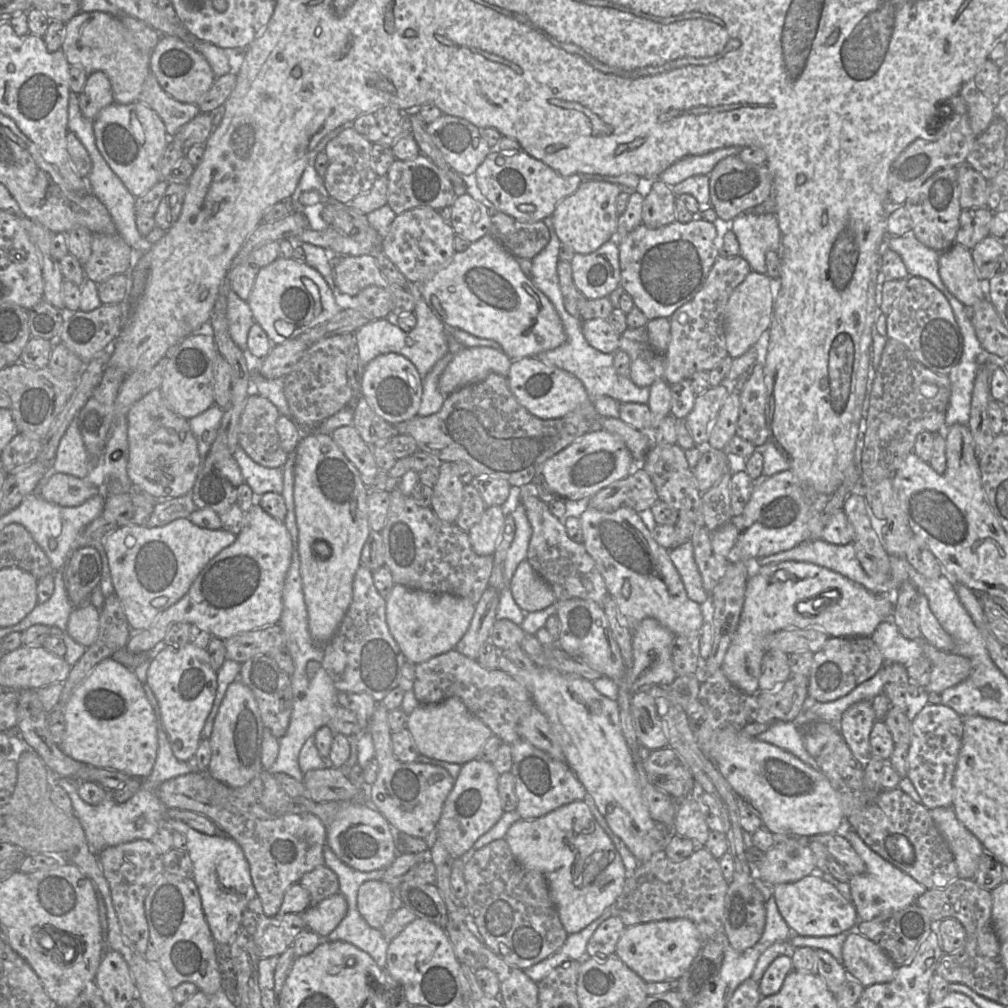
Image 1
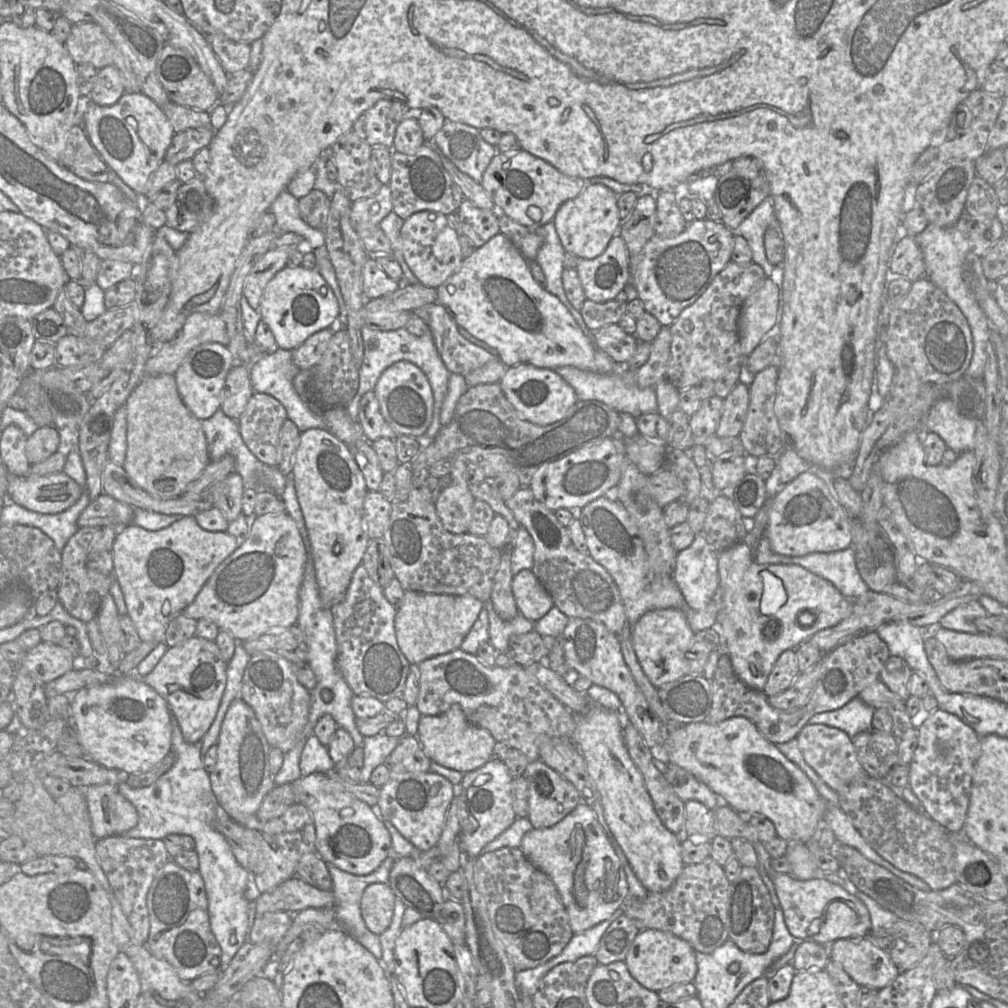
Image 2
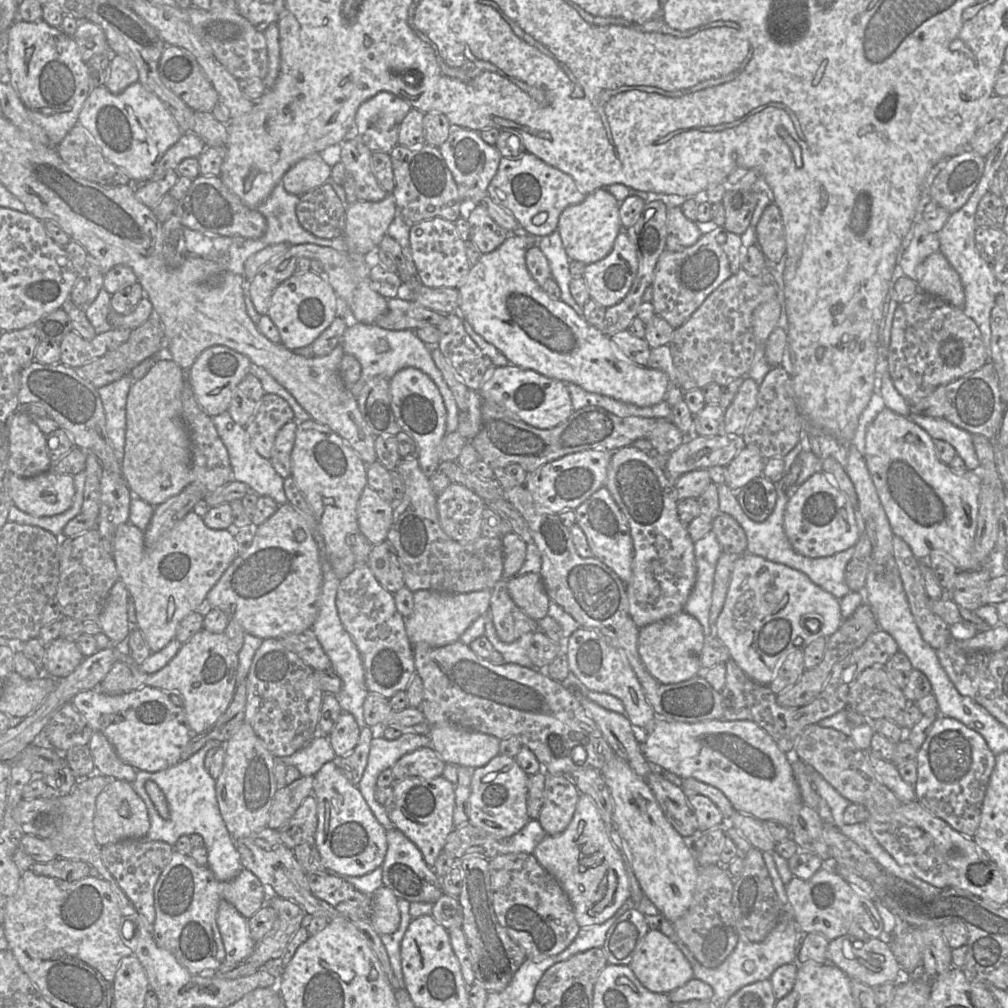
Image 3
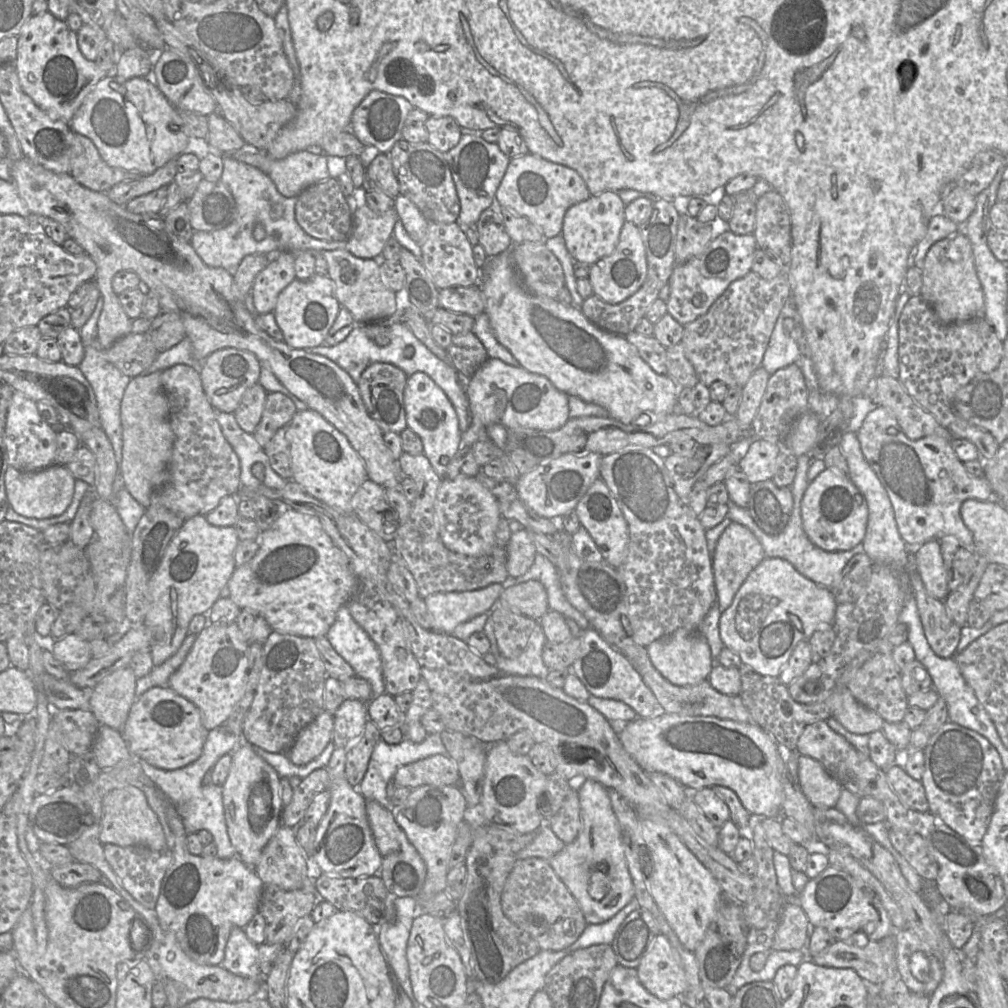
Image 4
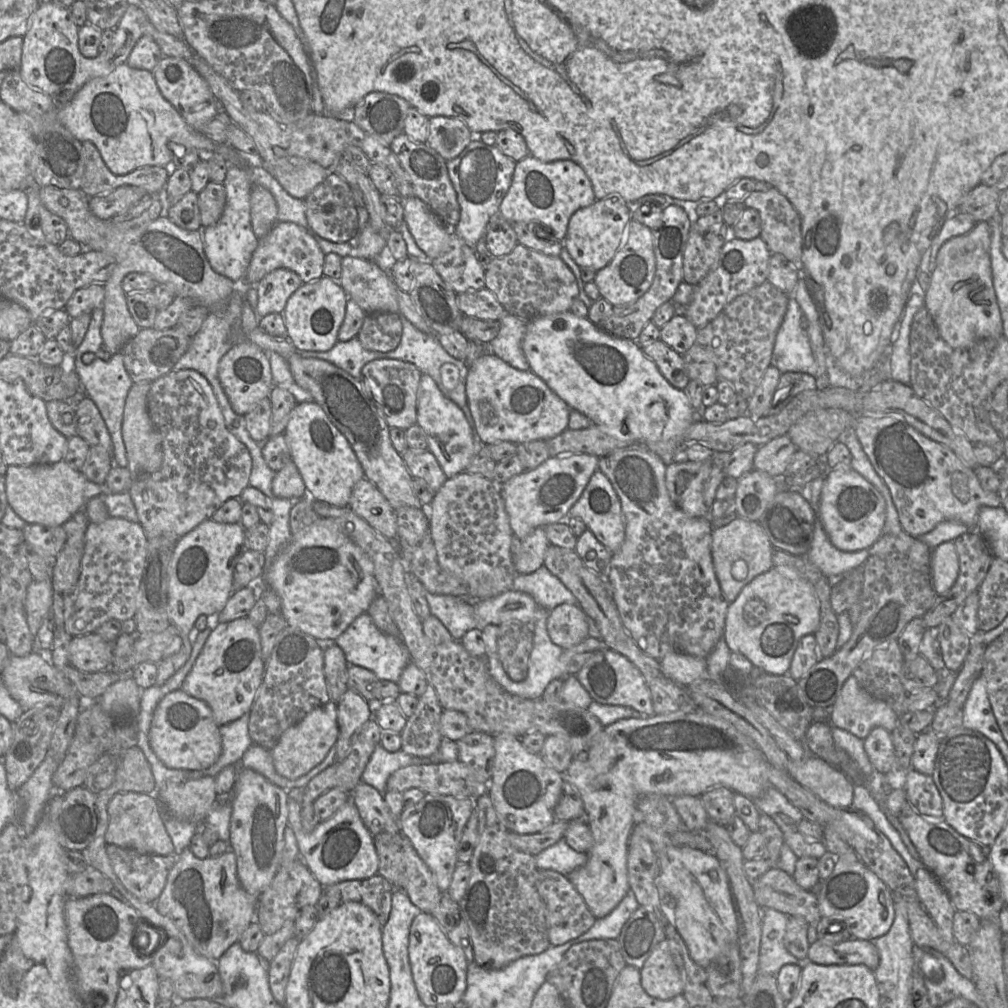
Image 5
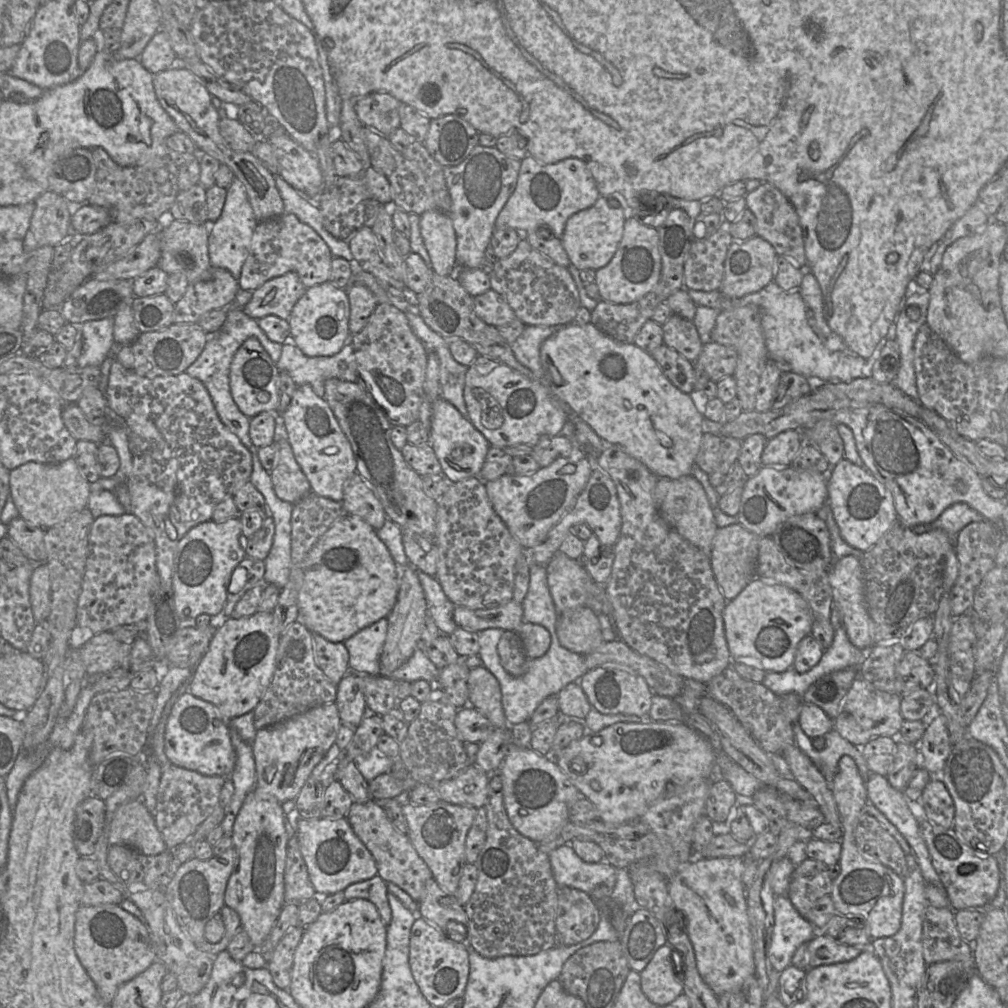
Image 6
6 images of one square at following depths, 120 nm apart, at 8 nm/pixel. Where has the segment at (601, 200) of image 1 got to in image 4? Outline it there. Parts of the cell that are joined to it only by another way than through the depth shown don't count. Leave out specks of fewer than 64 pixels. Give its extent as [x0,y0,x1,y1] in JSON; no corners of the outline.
[562,191,625,265]

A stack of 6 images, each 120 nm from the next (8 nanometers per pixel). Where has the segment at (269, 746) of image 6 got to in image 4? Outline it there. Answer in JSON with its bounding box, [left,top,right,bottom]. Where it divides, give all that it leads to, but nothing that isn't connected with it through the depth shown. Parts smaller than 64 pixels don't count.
[287,711,334,766]

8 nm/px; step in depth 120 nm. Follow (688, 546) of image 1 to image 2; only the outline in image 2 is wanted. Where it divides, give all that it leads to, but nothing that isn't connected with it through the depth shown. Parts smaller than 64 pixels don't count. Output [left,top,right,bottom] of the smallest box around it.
[674,531,719,610]

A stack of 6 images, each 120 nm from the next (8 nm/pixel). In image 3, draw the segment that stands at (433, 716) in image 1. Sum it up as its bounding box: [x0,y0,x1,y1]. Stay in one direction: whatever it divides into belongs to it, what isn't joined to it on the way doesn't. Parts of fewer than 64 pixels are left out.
[428,725,501,768]

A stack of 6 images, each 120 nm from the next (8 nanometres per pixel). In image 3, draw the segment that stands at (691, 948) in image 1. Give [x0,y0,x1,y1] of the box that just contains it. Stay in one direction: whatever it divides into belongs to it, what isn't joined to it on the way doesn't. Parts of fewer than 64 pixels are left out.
[629,929,694,994]

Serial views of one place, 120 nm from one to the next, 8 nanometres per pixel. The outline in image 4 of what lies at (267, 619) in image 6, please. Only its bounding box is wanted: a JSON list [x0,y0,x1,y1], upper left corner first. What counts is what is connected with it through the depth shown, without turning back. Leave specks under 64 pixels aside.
[168,622,250,731]

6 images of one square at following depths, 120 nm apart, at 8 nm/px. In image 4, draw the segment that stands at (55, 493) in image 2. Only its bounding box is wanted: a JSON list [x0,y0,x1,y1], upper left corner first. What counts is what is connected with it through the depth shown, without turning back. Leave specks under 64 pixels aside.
[5,464,76,519]

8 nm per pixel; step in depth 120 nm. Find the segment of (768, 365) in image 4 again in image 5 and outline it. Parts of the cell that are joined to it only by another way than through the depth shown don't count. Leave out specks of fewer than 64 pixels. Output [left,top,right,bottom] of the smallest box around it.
[771,296,817,376]

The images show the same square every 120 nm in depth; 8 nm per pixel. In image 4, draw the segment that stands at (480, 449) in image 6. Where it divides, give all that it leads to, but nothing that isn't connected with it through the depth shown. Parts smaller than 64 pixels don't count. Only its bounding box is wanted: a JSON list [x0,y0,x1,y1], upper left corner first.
[404,372,461,478]

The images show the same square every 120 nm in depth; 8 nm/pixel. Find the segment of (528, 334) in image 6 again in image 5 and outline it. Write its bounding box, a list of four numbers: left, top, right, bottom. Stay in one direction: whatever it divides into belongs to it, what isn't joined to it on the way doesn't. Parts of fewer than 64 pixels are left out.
[488,313,530,371]

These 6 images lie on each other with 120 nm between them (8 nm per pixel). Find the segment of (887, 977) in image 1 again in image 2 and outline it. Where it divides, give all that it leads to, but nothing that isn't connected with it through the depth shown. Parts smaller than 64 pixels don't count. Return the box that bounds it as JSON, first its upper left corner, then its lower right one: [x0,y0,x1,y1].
[828,937,899,990]

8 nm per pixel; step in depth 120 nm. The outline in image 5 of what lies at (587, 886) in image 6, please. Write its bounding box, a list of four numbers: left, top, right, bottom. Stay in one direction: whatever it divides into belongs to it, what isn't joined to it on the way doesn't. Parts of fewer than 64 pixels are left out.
[535,839,587,876]

